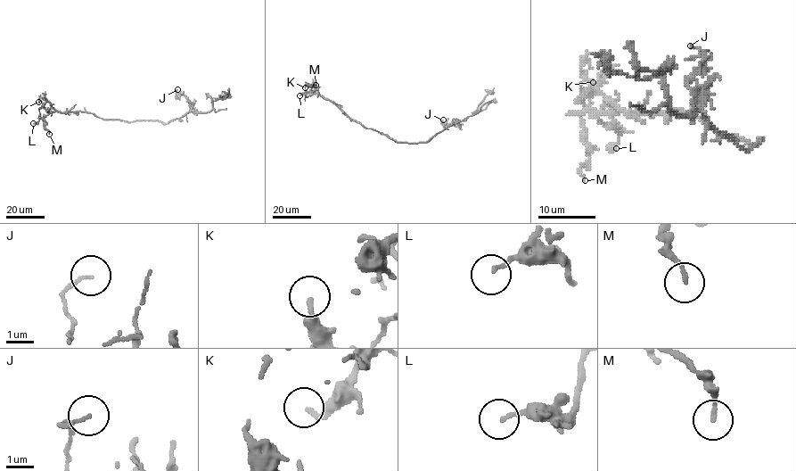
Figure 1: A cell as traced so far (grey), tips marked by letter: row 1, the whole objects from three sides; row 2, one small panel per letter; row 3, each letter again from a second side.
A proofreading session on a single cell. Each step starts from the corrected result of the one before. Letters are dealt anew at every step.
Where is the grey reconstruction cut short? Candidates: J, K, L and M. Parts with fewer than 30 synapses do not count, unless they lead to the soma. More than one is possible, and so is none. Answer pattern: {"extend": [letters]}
{"extend": []}

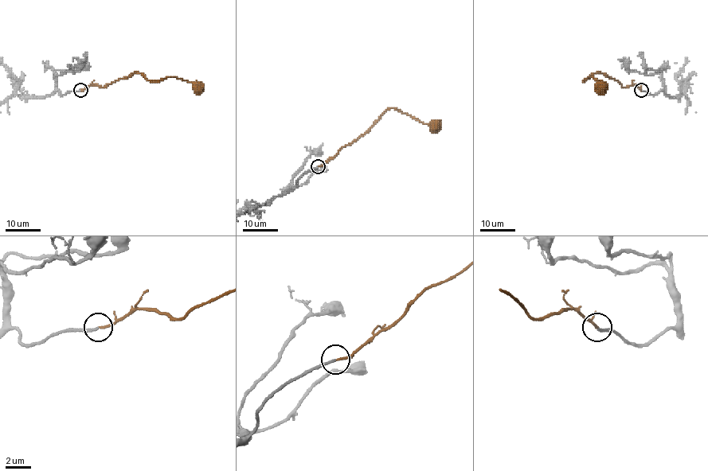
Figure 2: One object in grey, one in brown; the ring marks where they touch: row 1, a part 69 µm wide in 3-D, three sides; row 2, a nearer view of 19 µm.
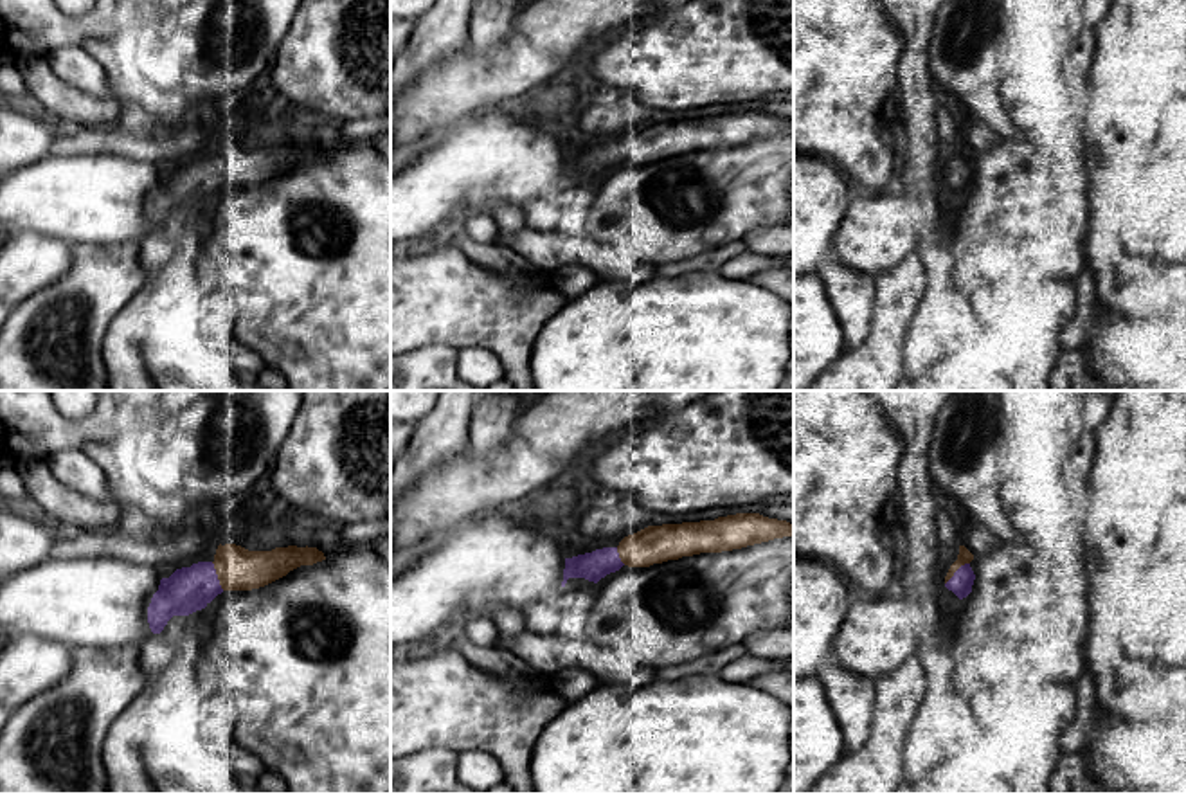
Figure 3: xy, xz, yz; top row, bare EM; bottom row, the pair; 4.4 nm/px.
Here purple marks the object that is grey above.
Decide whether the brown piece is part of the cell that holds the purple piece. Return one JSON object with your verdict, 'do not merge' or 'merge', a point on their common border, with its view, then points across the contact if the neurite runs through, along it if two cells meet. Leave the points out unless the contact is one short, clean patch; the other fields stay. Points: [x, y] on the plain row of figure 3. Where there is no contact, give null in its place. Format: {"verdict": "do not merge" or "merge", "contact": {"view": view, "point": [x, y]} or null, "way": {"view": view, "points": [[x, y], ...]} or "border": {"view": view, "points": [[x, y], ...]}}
{"verdict": "merge", "contact": {"view": "xy", "point": [216, 173]}}

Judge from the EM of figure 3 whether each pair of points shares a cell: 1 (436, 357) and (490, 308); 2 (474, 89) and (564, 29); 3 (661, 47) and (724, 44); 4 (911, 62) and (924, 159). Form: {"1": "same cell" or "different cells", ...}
{"1": "different cells", "2": "same cell", "3": "same cell", "4": "same cell"}

